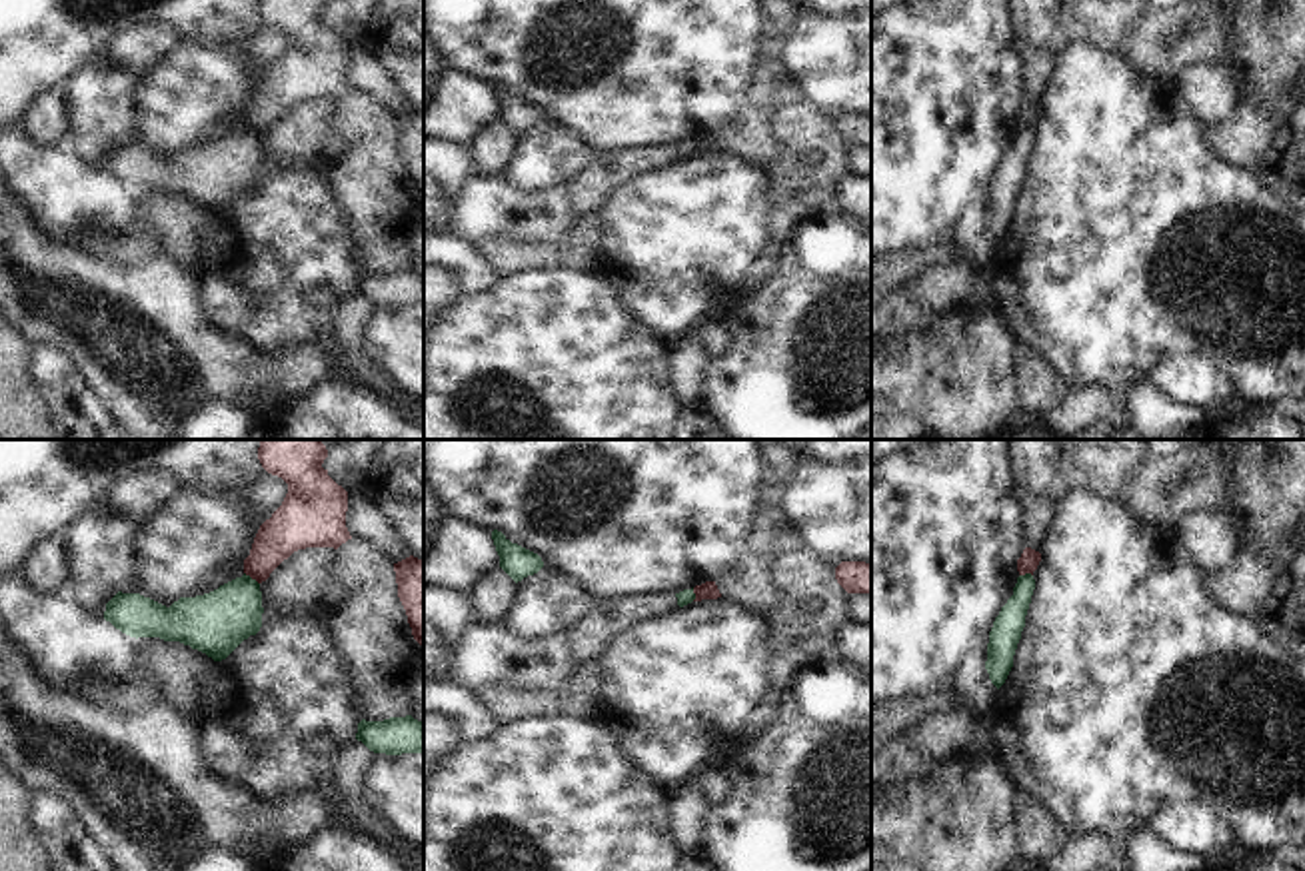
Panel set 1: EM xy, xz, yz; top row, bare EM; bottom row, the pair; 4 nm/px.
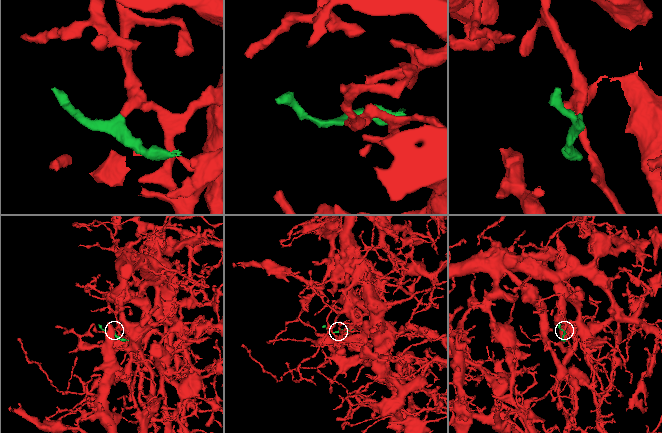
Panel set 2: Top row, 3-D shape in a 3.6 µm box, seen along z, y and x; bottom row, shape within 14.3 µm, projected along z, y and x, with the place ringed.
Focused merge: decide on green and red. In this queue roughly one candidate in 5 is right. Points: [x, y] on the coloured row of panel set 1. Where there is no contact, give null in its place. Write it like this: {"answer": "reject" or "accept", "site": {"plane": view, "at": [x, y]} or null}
{"answer": "reject", "site": {"plane": "xy", "at": [250, 578]}}

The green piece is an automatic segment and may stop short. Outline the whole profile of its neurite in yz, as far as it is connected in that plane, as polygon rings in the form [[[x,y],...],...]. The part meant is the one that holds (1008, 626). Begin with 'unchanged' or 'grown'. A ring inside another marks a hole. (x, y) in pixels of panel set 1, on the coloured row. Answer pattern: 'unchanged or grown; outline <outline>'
unchanged; outline [[[1019,575],[1013,587],[1013,595],[1001,607],[989,631],[985,669],[997,689],[1005,683],[1013,667],[1013,655],[1025,627],[1025,615],[1031,603],[1033,589],[1033,575]]]

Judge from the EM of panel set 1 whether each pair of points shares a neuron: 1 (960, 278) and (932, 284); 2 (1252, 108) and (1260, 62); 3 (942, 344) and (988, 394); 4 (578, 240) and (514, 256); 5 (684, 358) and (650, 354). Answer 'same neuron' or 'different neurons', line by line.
1: same neuron
2: different neurons
3: same neuron
4: same neuron
5: different neurons

